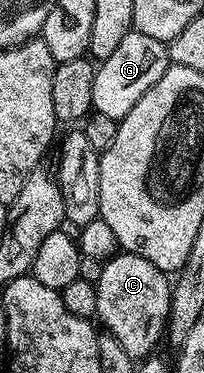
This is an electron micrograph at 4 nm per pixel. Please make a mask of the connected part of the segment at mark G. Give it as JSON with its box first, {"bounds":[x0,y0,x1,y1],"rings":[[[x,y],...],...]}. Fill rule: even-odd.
{"bounds":[93,31,169,118],"rings":[[[131,31],[123,35],[119,47],[105,61],[96,66],[97,83],[93,87],[94,110],[108,117],[123,118],[129,114],[131,107],[143,99],[143,95],[169,69],[169,46],[159,39],[151,39],[151,35]]]}

